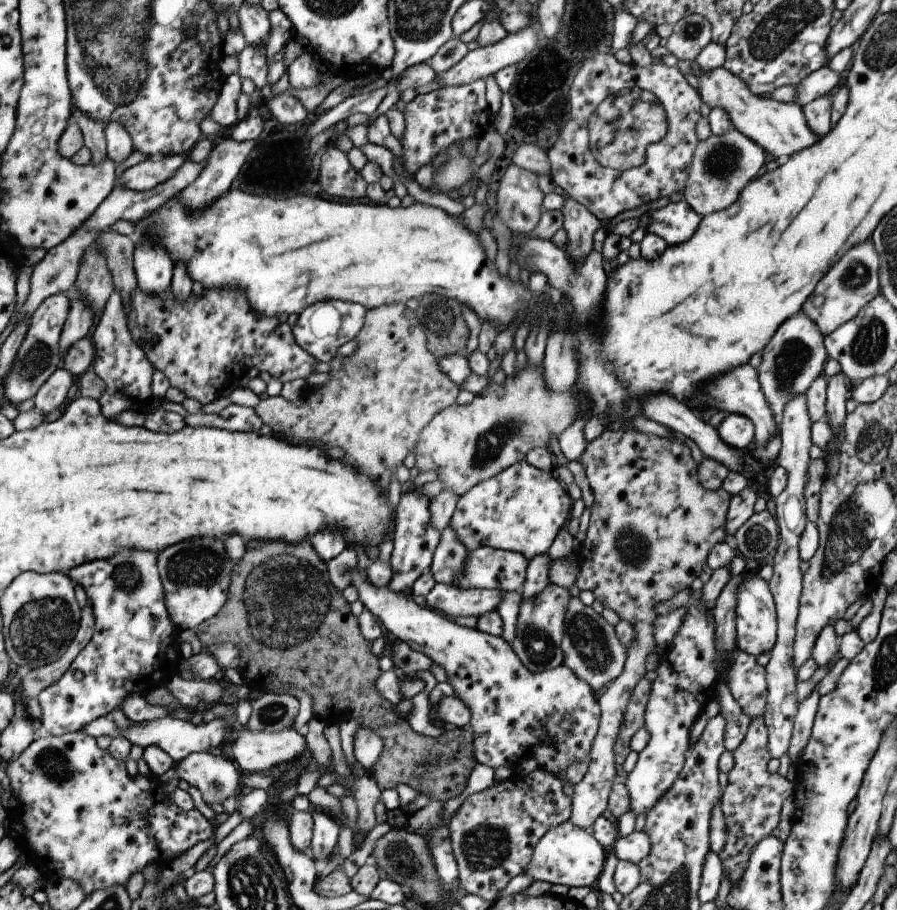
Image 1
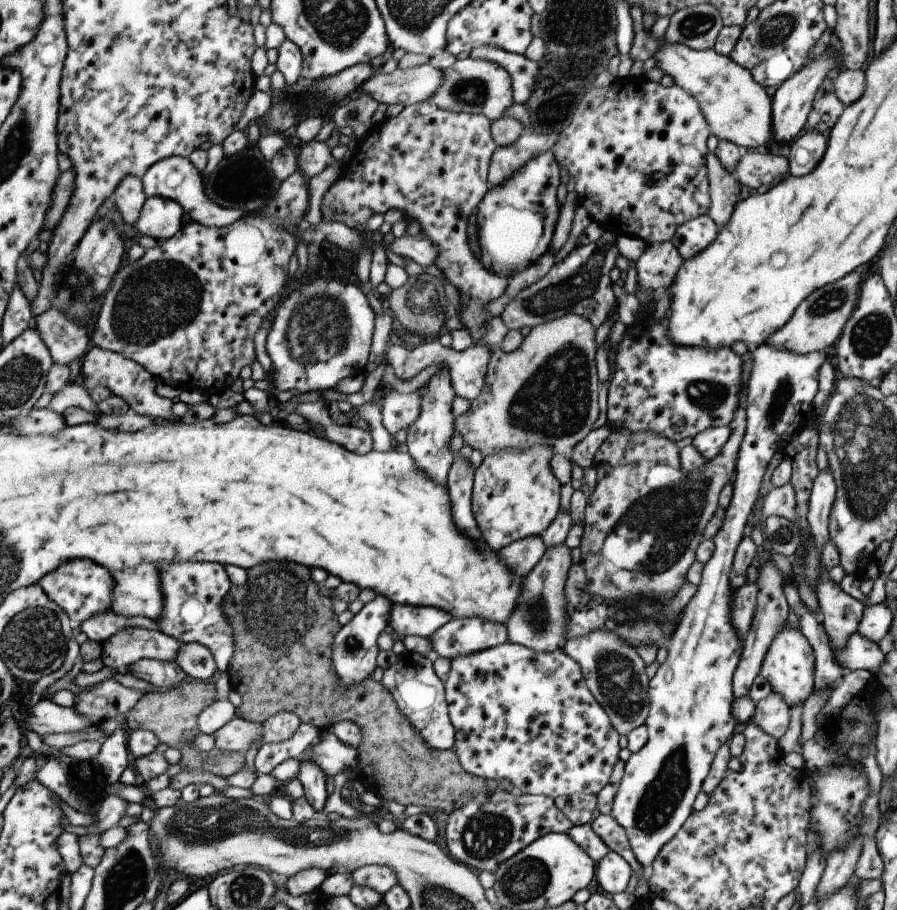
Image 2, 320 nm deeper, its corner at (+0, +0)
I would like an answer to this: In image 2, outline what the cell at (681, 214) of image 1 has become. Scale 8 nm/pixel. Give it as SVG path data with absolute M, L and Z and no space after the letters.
M701 214L684 224L679 224L675 228L670 244L675 246L675 250L682 259L687 260L699 254L703 248L707 248L709 242L715 240L717 232L718 227L712 223L711 218L706 214Z

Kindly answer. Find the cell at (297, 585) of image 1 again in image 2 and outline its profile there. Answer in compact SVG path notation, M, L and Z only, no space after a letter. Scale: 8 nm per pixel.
M265 562L265 564L259 564L251 570L245 570L246 581L241 586L235 586L229 584L229 590L227 594L223 596L221 600L221 610L227 620L229 626L231 626L231 636L233 636L233 655L229 664L229 674L231 674L231 690L237 690L237 694L241 695L241 705L236 708L235 715L243 718L249 722L255 724L262 724L271 714L280 711L288 711L295 714L299 718L300 723L309 724L311 727L317 728L320 732L330 729L330 727L338 721L350 721L355 724L361 732L361 740L357 746L357 760L359 760L359 770L356 773L356 780L361 783L361 786L367 791L373 793L381 802L387 800L393 800L401 806L407 806L409 804L417 804L417 806L425 806L425 808L431 808L431 810L437 810L437 812L445 812L449 815L454 809L466 804L472 799L486 800L488 802L502 802L513 798L514 793L506 792L498 786L497 781L484 780L480 777L473 778L471 774L468 774L459 765L459 760L456 757L454 749L450 750L436 750L435 748L429 748L421 736L409 726L409 720L397 710L397 706L393 701L393 696L381 686L380 682L372 680L371 677L361 680L359 684L351 684L351 686L343 686L331 666L331 644L333 644L333 638L335 634L340 630L340 625L337 622L337 616L332 612L331 600L327 596L320 596L318 594L321 584L315 584L311 581L311 576L307 568L301 568L299 564L291 564L291 562Z

